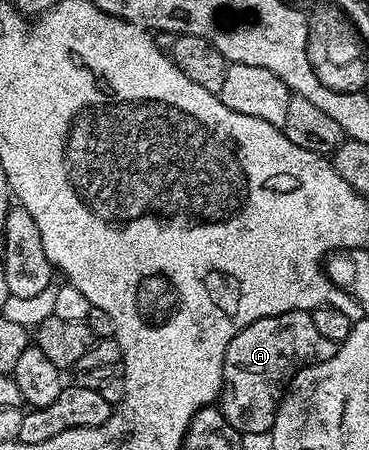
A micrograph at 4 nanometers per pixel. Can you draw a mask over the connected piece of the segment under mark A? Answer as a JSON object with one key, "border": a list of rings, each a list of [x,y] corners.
{"border":[[[287,312],[250,322],[226,346],[224,386],[218,397],[220,412],[242,434],[271,432],[280,401],[296,373],[309,364],[334,358],[338,345],[314,327],[311,312]]]}

